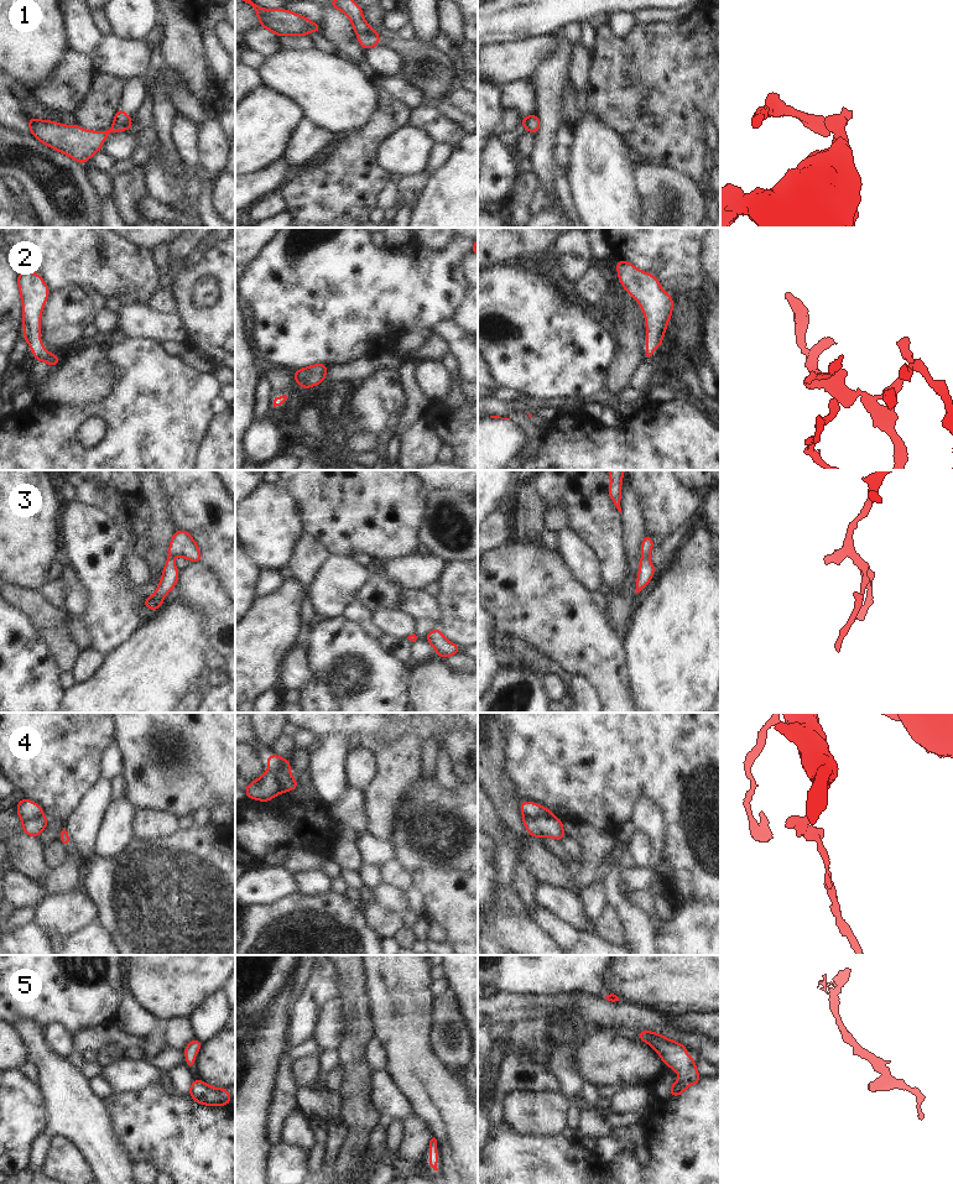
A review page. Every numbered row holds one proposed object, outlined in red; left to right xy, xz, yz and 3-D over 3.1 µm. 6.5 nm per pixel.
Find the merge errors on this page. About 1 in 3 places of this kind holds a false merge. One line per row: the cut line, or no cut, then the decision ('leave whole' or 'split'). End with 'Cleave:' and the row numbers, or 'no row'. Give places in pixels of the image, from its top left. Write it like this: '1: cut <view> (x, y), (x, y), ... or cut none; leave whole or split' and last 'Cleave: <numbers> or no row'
1: cut xz (371, 30), (358, 35); split
2: cut none; leave whole
3: cut none; leave whole
4: cut yz (522, 814), (526, 817), (555, 817); split
5: cut none; leave whole
Cleave: 1, 4

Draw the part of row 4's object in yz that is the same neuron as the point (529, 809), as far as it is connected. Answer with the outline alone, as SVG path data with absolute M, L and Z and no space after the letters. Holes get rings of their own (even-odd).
M521 800L520 807L521 807L522 815L526 818L540 818L540 817L554 818L554 814L551 810L548 810L547 808L537 803L531 803L528 800Z

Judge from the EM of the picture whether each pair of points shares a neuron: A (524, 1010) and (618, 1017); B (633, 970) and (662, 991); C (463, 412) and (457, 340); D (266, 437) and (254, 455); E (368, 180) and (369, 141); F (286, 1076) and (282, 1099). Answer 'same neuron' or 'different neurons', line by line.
A: same neuron
B: same neuron
C: same neuron
D: same neuron
E: same neuron
F: same neuron

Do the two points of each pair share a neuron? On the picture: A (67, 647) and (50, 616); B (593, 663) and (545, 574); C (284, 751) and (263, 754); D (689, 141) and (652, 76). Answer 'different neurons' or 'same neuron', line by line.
A: same neuron
B: same neuron
C: different neurons
D: same neuron

